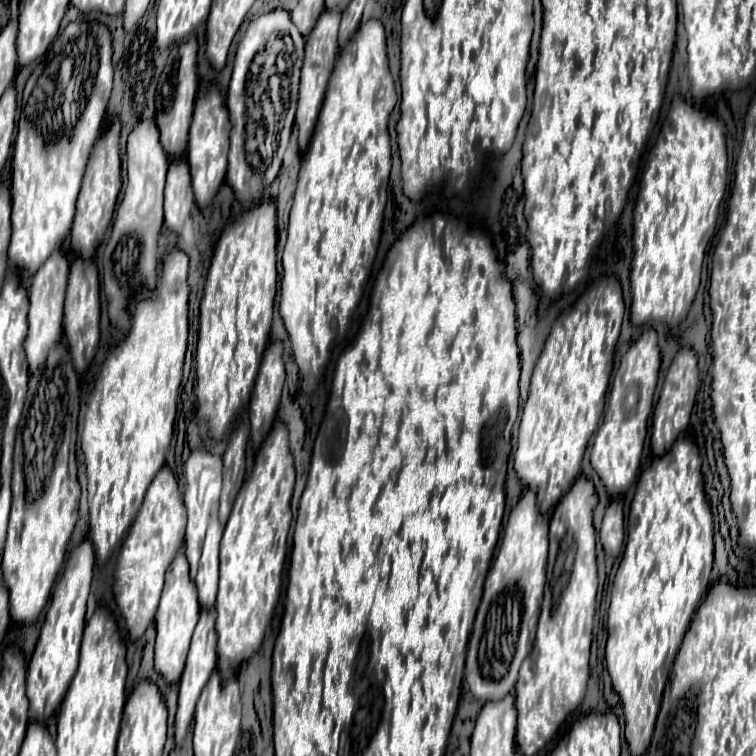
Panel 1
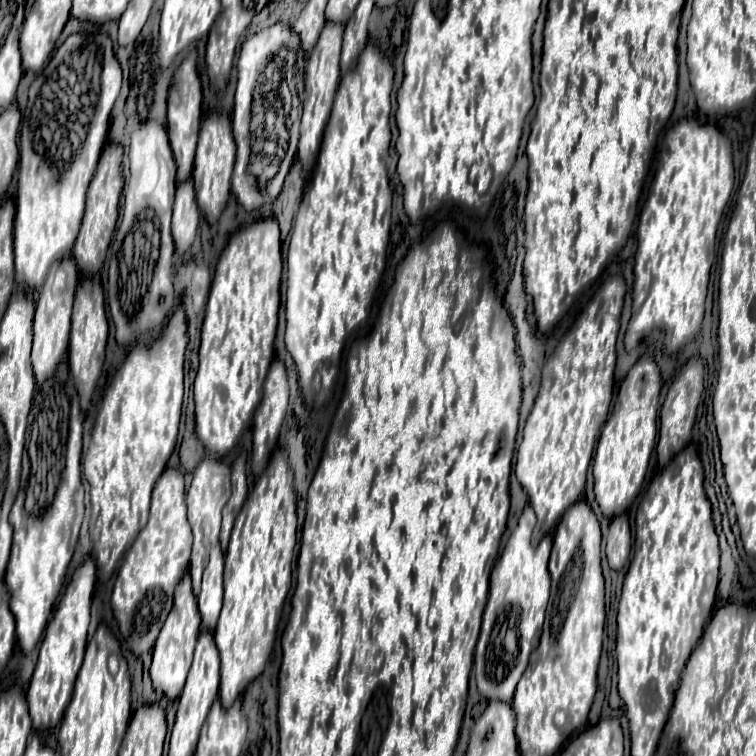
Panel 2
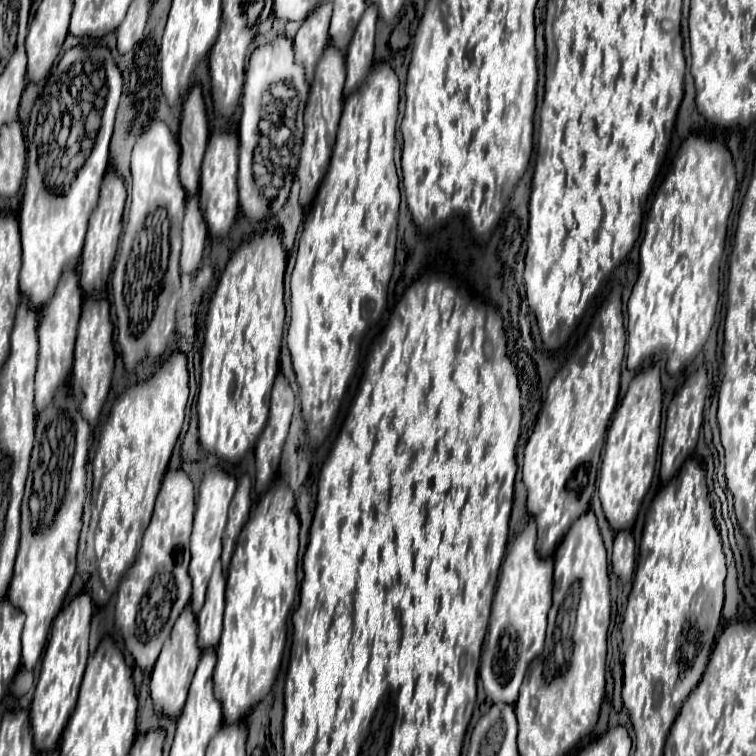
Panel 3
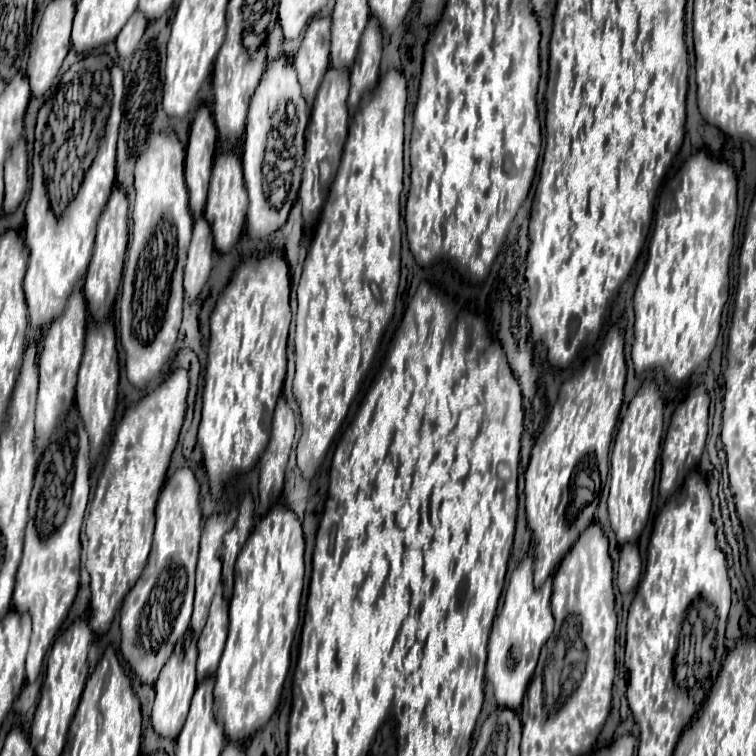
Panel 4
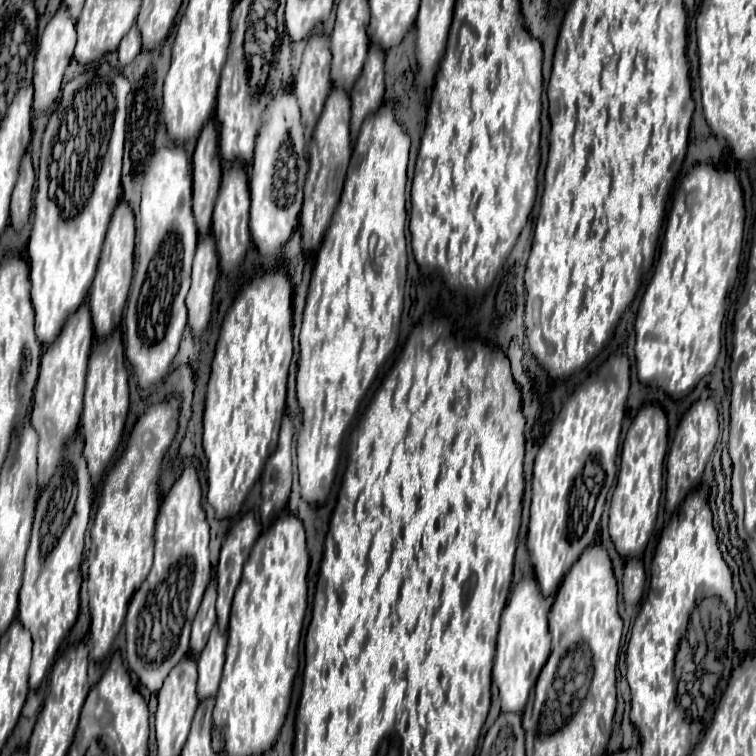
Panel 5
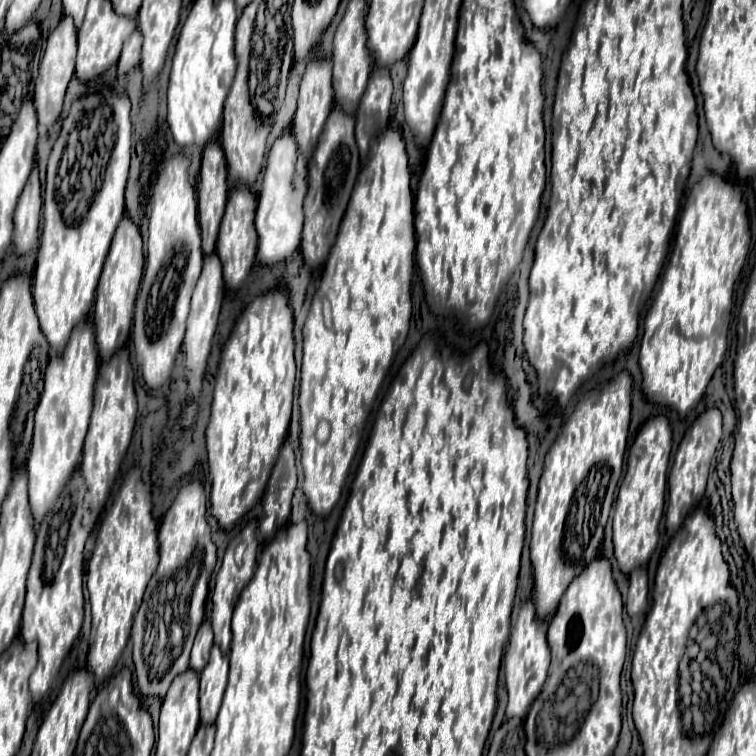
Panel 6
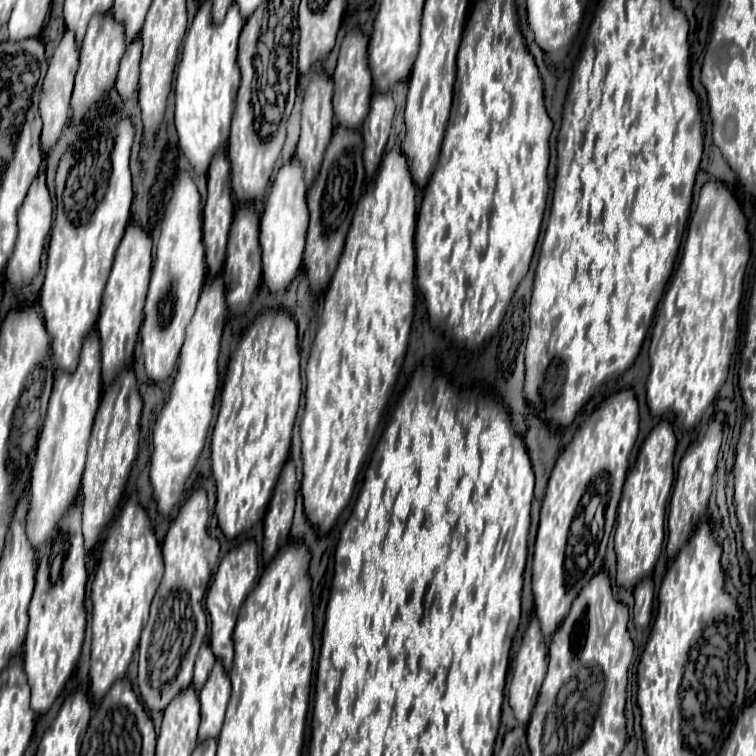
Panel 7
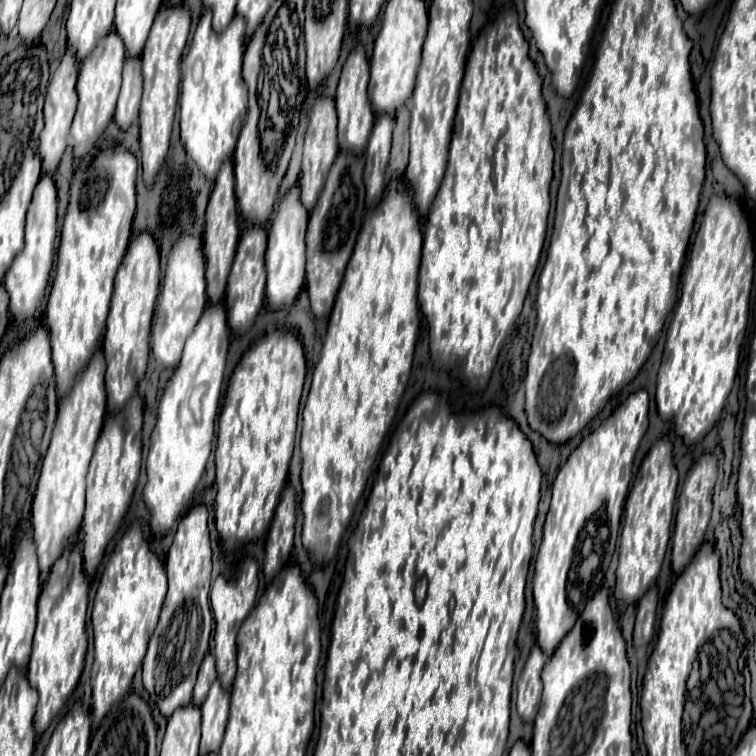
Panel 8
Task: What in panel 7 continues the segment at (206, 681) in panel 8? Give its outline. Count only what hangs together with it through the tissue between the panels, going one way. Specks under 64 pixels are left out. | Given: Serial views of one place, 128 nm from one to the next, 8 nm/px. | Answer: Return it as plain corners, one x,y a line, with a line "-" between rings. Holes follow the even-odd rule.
208,642
200,648
200,652
198,652
198,658
196,658
196,668
194,668
194,688
200,692
202,690
202,686
204,686
204,682
208,680
208,674
212,672
212,666
214,666
214,662
216,662
216,656
212,654
212,650
210,650
210,646
208,646

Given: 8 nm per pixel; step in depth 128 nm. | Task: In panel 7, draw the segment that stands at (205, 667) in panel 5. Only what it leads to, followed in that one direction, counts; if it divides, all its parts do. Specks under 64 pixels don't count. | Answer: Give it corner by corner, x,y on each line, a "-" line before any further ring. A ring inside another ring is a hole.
216,660
216,666
206,682
206,686
200,690
200,704
202,704
202,724
200,724
200,742
208,738
218,738
222,724
224,724
224,712
230,700
230,678
222,668
222,662

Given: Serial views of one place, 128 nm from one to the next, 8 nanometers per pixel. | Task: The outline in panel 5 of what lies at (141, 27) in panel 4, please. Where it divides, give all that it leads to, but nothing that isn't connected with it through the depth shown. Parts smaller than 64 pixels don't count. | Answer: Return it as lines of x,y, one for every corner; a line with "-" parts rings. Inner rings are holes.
132,26
132,30
122,38
120,46
118,46
118,58
120,58
120,64
126,66
130,64
138,52
142,50
142,40
140,40
140,32
138,32
138,26

